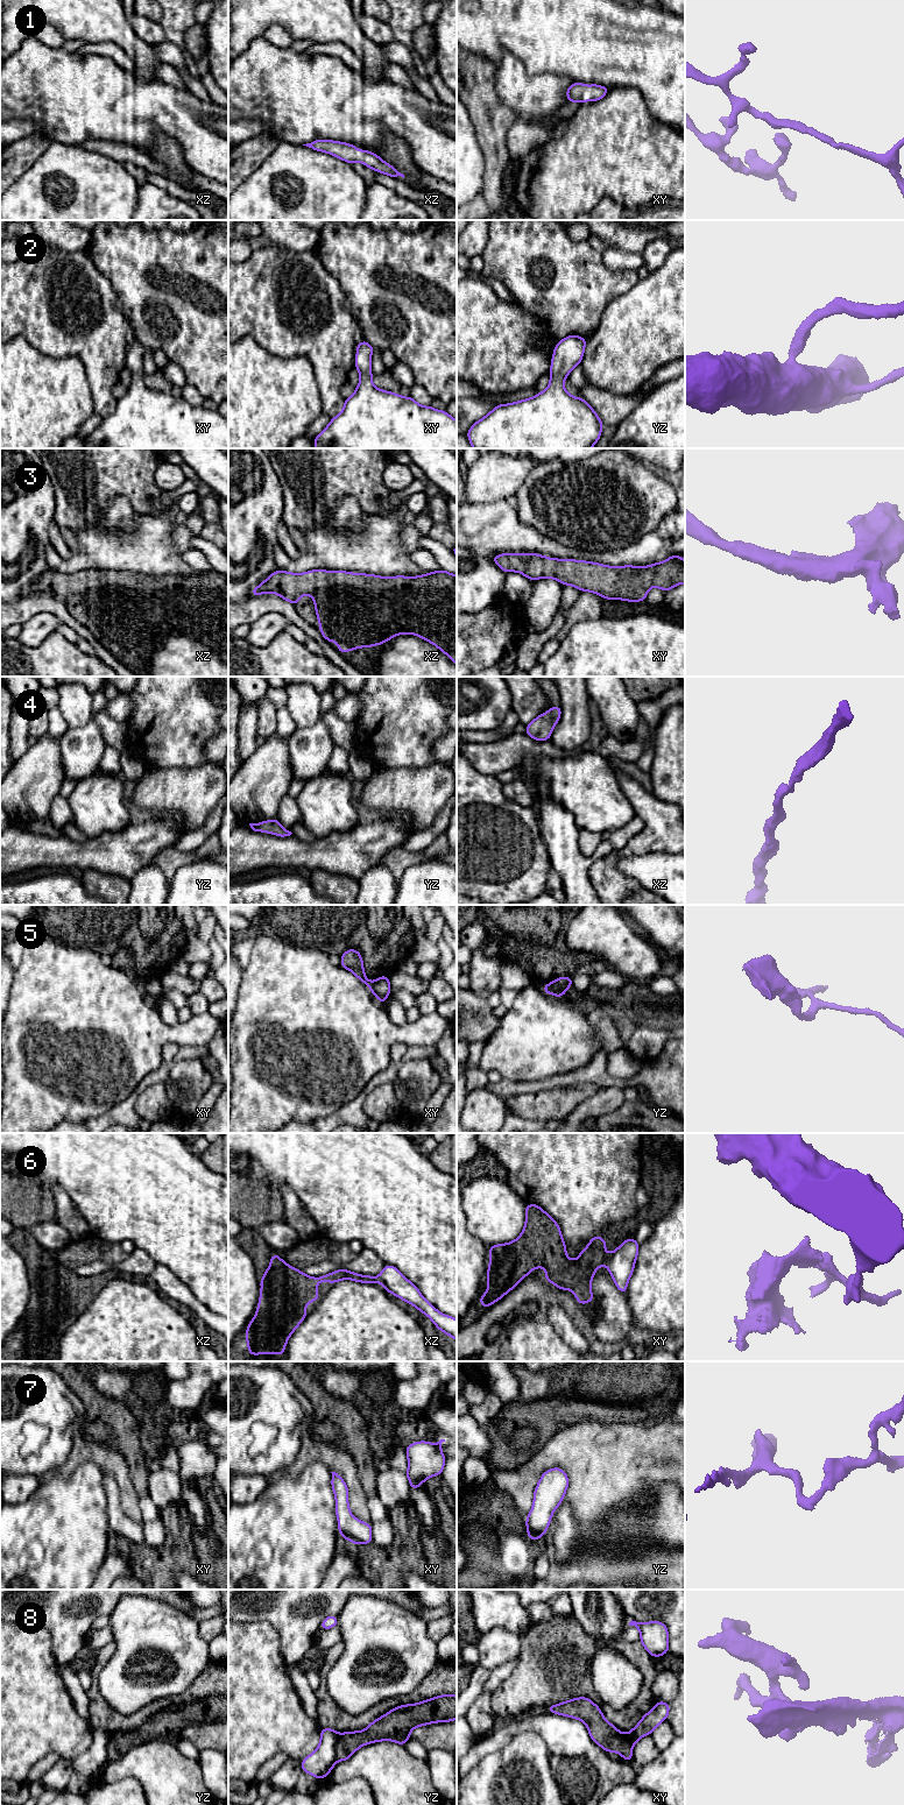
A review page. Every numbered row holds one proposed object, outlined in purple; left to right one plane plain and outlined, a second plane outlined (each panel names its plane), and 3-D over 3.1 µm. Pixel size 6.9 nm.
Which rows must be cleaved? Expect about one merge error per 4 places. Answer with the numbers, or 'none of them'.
5, 6, 8

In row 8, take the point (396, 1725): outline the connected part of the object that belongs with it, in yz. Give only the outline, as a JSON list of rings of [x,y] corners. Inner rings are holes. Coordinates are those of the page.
[[[443,1694],[435,1698],[421,1701],[418,1704],[401,1705],[384,1715],[372,1721],[370,1725],[358,1732],[345,1732],[338,1737],[338,1760],[347,1761],[360,1747],[379,1742],[394,1741],[401,1746],[410,1739],[410,1733],[414,1728],[435,1722],[450,1722],[457,1719],[457,1696]]]

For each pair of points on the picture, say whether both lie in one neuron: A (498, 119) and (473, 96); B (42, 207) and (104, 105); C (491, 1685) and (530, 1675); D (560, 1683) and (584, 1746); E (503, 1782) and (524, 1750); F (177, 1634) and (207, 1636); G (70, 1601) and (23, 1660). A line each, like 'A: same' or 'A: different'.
A: same
B: different
C: different
D: different
E: same
F: different
G: different

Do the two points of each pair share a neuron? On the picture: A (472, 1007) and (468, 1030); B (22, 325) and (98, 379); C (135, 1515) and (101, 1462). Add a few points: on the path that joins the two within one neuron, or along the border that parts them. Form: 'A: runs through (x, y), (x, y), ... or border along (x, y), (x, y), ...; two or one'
A: runs through (468, 1013), (468, 1024); one
B: runs through (44, 325), (58, 325), (90, 356); one
C: runs through (129, 1501), (125, 1483), (115, 1471); one

